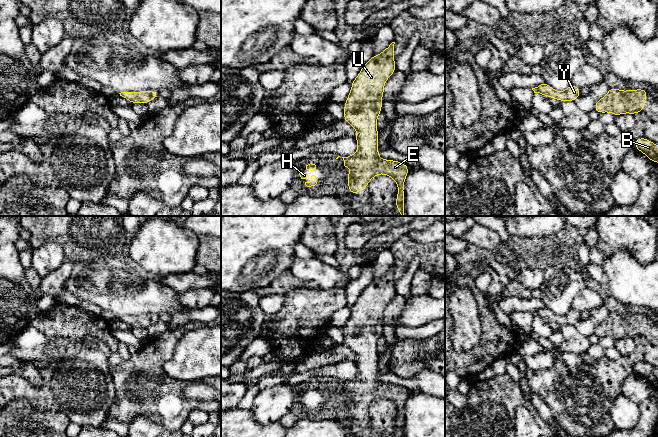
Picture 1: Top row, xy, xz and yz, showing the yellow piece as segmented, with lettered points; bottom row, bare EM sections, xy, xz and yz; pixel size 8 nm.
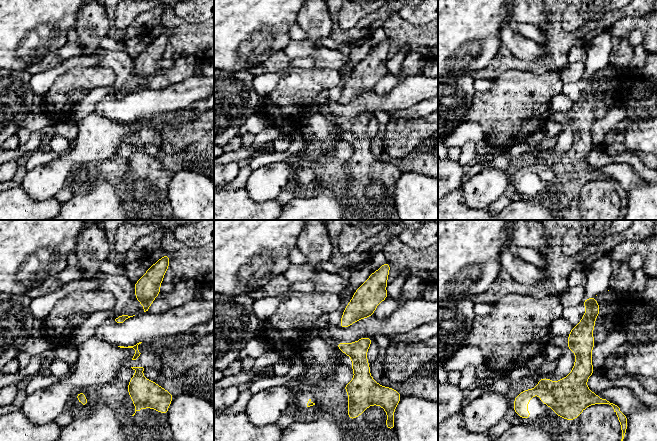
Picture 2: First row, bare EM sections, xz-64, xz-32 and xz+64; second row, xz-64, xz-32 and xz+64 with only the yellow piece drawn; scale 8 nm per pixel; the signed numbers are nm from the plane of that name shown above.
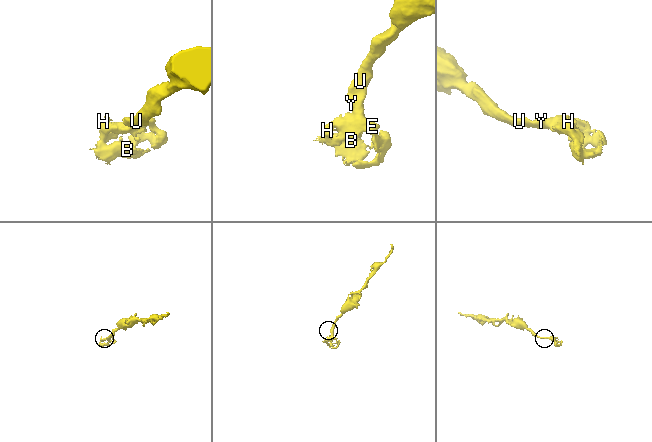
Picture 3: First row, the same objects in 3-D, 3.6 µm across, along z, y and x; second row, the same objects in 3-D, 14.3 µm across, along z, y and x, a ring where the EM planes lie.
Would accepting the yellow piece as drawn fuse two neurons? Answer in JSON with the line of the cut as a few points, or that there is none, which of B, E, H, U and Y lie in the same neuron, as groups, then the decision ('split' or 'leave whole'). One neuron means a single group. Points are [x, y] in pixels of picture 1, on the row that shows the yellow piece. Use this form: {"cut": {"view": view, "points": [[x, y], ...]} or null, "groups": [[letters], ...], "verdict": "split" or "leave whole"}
{"cut": null, "groups": [["B", "E", "H", "U", "Y"]], "verdict": "leave whole"}

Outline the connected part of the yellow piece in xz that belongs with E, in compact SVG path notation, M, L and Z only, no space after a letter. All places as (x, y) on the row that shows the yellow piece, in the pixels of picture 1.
M392 42L382 53L362 67L355 80L344 108L344 120L357 132L359 149L351 156L342 157L344 166L349 167L348 188L351 194L364 190L370 180L378 174L392 177L398 188L396 209L405 216L404 182L409 168L395 160L384 160L378 156L378 130L376 122L382 108L384 85L396 71Z

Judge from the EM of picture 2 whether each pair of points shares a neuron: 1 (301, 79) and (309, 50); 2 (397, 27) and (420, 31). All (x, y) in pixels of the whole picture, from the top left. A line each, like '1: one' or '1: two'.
1: two
2: one

